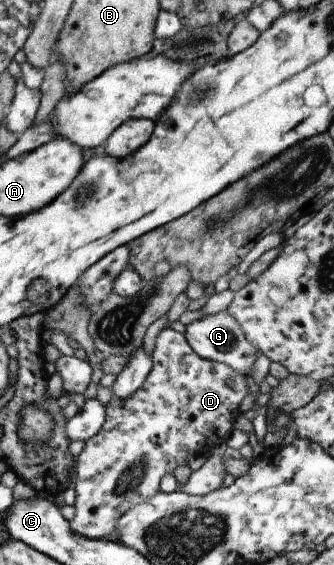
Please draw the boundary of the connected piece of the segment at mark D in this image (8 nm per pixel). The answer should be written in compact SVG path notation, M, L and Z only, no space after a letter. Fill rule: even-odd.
M170 326L157 335L152 359L152 370L140 390L128 398L111 398L105 407L102 430L86 441L86 446L75 458L75 481L72 486L76 494L73 504L75 513L70 520L70 528L84 538L113 537L120 516L158 494L164 476L174 474L179 466L187 465L190 454L196 451L211 452L225 442L233 431L235 419L241 415L242 400L250 393L250 382L244 374L224 363L200 358L188 344L185 335ZM228 380L232 381L233 386L228 384Z

